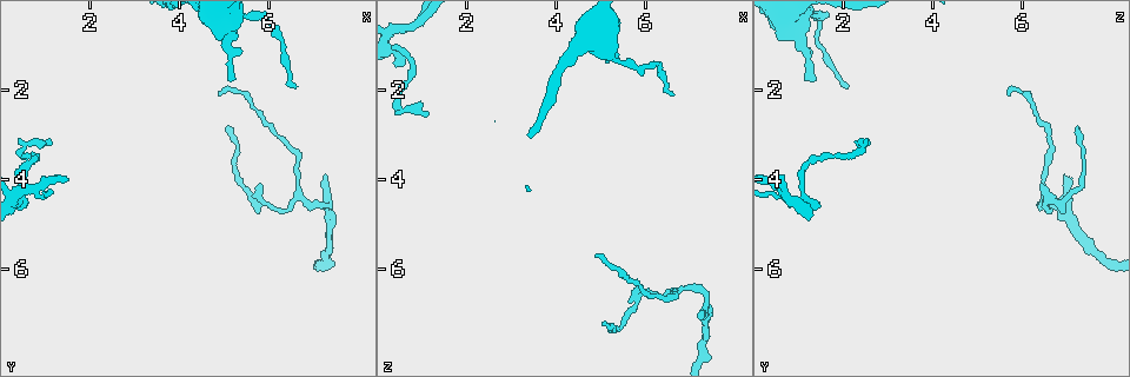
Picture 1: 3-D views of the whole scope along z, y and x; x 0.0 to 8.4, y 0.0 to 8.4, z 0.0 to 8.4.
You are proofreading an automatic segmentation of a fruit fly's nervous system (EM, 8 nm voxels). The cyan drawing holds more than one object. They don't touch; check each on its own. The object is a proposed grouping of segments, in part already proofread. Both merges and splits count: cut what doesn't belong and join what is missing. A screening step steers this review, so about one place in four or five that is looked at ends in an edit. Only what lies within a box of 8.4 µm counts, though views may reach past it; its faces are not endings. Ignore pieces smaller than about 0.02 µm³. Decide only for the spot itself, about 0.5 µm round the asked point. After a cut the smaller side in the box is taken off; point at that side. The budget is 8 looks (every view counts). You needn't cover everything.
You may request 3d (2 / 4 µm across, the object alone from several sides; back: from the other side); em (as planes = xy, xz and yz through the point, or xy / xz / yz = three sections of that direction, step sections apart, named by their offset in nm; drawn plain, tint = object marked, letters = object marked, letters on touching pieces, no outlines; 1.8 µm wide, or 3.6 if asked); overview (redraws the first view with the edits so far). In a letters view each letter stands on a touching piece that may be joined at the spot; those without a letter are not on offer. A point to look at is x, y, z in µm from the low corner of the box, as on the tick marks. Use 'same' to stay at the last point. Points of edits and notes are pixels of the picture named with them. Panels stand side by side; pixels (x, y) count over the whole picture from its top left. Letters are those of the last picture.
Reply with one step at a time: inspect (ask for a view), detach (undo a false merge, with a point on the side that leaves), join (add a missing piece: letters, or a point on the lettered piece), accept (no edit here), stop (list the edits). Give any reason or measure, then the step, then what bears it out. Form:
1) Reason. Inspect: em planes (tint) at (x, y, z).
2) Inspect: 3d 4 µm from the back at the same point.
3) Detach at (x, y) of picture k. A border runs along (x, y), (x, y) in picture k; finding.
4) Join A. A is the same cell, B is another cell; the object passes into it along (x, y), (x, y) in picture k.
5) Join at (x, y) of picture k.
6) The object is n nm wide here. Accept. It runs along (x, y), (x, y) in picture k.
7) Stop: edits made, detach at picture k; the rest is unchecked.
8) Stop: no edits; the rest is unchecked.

Long arm stops here. Inspect: 3d 2 µm at (1.25, 3.20, 2.50).

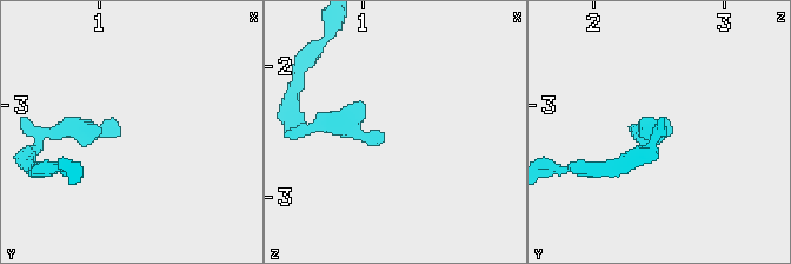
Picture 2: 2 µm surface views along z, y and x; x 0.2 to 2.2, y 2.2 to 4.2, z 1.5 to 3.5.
Inspect: em planes (tint) at (1.16, 3.20, 2.52).

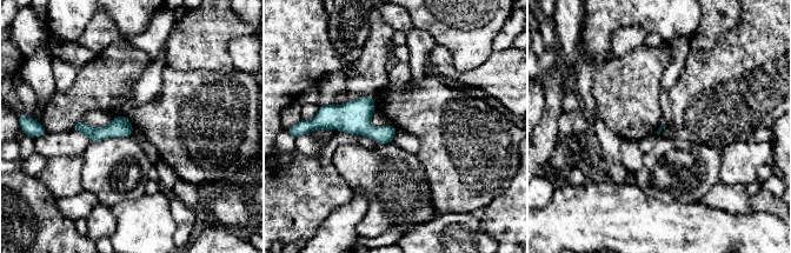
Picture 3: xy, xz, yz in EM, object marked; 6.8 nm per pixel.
Inspect: em planes (letters) at the same point.

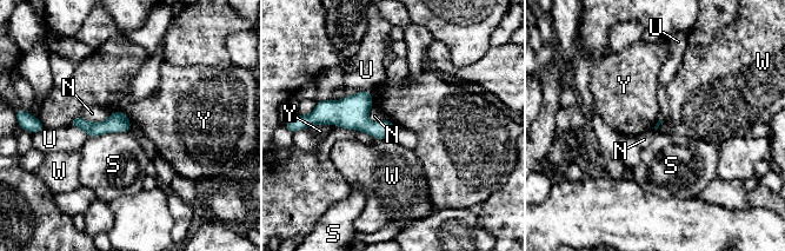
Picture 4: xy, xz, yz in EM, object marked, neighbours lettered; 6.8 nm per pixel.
Accept. N, S, U, W and Y are other cells; a border runs along (114, 111), (121, 111), (131, 124) in picture 4; no lettered piece goes on from it.

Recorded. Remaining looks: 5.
Inspect: em planes (letters) at (6.65, 1.90, 2.10).

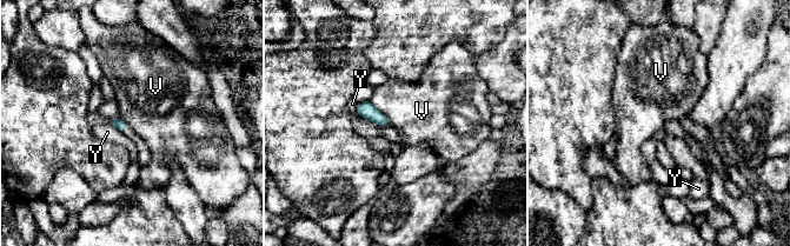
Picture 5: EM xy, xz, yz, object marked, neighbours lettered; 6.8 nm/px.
The object is 70 nm wide here. Accept. V and Y are other cells; a border runs along (369, 100), (387, 118), (390, 125) in picture 5; none of them fits.

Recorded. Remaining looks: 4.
Inspect: em xy step 8 (letters) at (4.85, 0.90, 0.60).

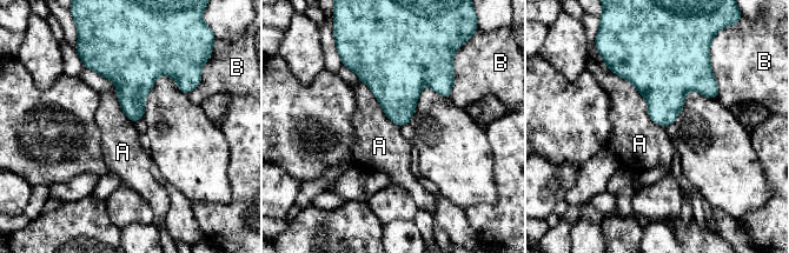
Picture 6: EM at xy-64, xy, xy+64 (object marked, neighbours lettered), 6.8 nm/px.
Cut it another way. Inspect: em planes (letters) at the same point.

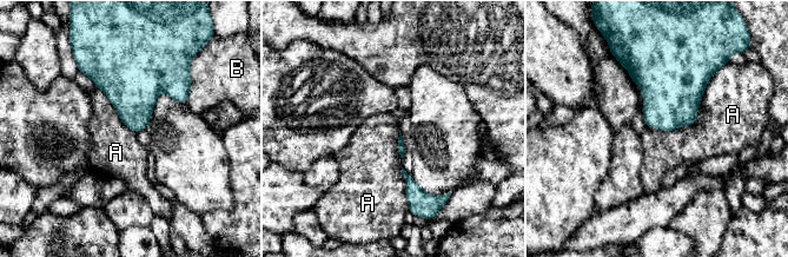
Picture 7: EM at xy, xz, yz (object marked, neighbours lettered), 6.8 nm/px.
Accept. A and B are other cells; no lettered piece goes on from it.

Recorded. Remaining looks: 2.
Stop: no edits; the rest is unchecked.

